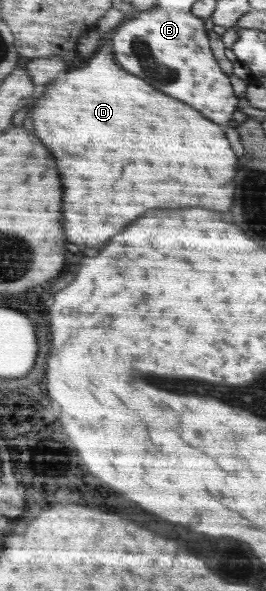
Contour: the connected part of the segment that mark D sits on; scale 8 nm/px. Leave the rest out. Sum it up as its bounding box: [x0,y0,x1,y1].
[34,28,238,247]

